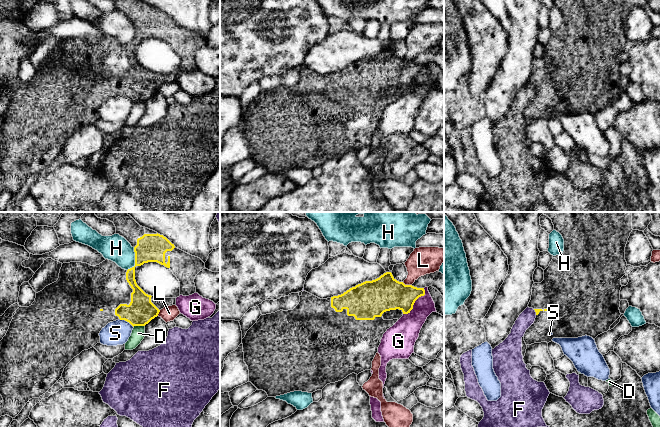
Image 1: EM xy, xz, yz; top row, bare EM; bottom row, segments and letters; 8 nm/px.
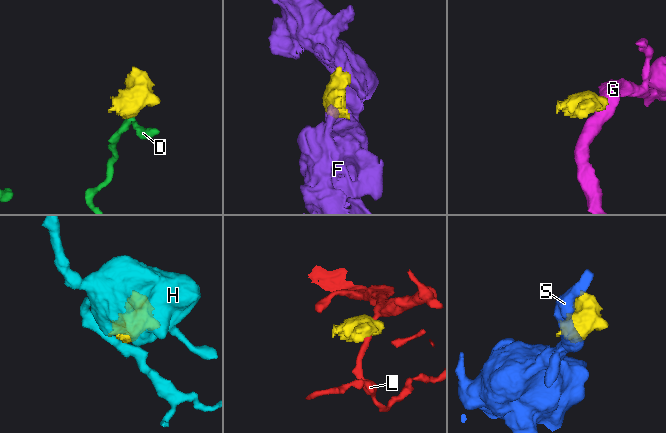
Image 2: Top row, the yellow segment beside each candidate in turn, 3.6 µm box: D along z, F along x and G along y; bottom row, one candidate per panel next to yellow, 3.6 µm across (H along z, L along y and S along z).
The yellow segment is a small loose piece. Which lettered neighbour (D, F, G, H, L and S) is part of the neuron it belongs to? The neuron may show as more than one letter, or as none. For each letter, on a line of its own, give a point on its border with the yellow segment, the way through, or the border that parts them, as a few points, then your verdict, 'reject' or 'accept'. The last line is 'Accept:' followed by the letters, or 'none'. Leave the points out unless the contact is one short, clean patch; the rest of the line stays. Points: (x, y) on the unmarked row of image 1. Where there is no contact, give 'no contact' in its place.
D: xy (138, 101) | along xy (144, 101), (133, 102) | reject
F: yz (535, 87) | along yz (533, 85), (536, 90) | reject
G: xz (414, 78) | along xz (424, 64), (424, 70), (415, 77), (407, 89), (403, 90) | reject
H: xy (135, 36) | along xy (134, 23), (134, 41), (127, 46) | reject
L: xz (407, 61) | along xz (402, 58), (411, 61) | reject
S: xy (126, 96) | along xy (119, 94), (127, 97), (133, 103) | reject
Accept: none

